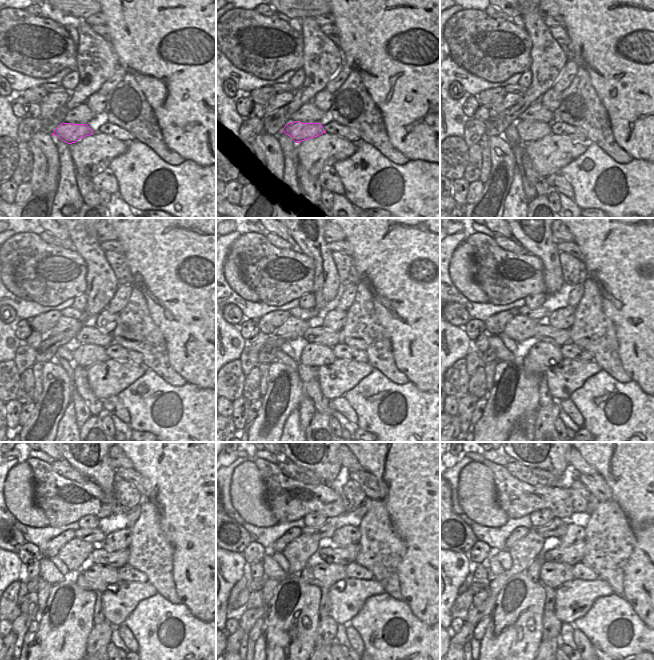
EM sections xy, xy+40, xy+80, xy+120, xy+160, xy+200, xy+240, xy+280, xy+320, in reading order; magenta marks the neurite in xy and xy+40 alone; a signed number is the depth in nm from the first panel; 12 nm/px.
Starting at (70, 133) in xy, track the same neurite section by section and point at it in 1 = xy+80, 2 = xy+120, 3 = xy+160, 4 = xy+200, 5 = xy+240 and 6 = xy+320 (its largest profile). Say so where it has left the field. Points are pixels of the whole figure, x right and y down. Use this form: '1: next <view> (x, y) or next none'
1: next xy+80 (528, 132)
2: next xy+120 (86, 355)
3: next xy+160 (313, 355)
4: next xy+200 (546, 354)
5: next xy+240 (99, 576)
6: next xy+320 (553, 575)

